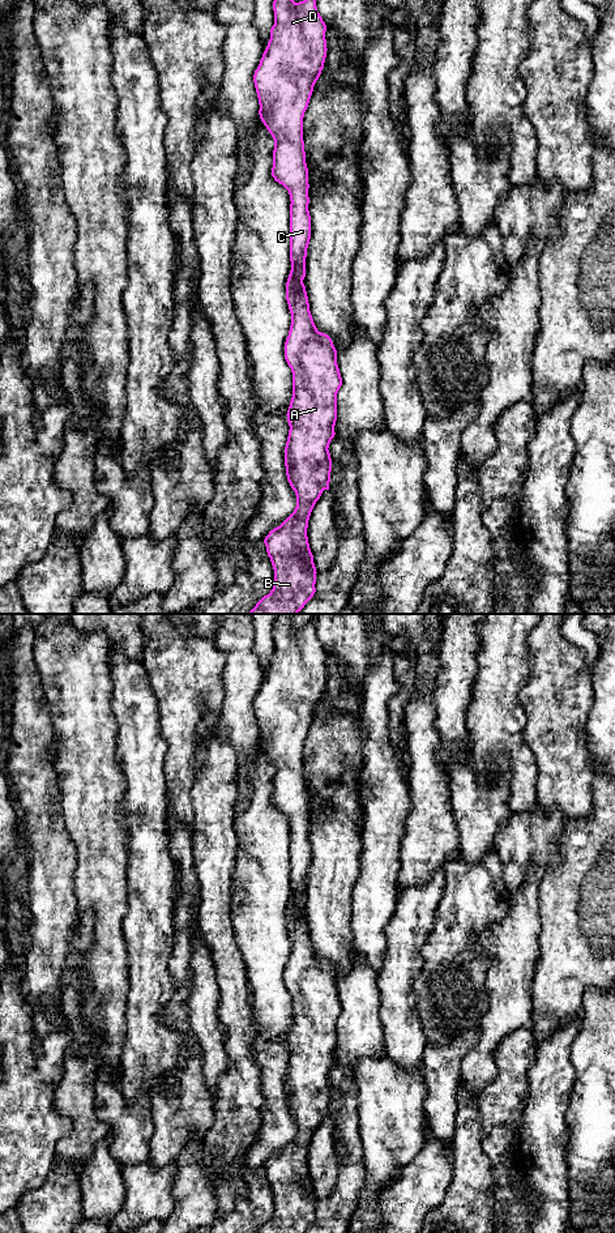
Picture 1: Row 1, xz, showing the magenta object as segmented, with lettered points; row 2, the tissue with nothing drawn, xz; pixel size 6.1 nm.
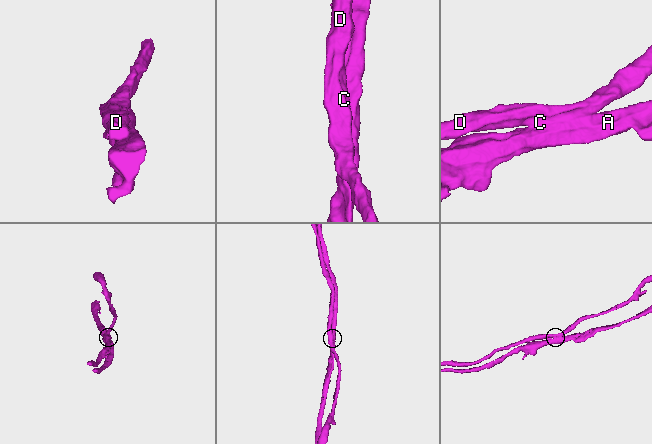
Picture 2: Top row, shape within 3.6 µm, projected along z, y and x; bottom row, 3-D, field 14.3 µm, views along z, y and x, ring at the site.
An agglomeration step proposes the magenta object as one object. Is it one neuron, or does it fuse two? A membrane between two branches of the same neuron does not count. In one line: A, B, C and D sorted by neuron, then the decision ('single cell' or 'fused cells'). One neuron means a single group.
A B / C D | fused cells

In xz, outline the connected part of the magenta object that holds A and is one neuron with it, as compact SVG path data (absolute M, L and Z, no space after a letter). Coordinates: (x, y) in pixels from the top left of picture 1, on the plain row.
M291 896L286 909L291 952L285 986L292 999L292 1024L286 1041L290 1057L285 1093L296 1134L264 1166L274 1211L256 1233L304 1233L316 1219L317 1199L307 1155L316 1129L329 1117L332 1085L328 1075L336 1062L337 1020L342 1012L333 968L317 957L306 913L296 910L294 900Z

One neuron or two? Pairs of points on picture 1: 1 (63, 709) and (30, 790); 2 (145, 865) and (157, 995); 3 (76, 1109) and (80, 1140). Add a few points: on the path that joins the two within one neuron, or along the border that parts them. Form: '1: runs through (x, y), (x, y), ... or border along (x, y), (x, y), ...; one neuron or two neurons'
1: border along (47, 699), (55, 736); two neurons
2: runs through (149, 897), (149, 963); one neuron
3: runs through (80, 1117), (80, 1133); one neuron

